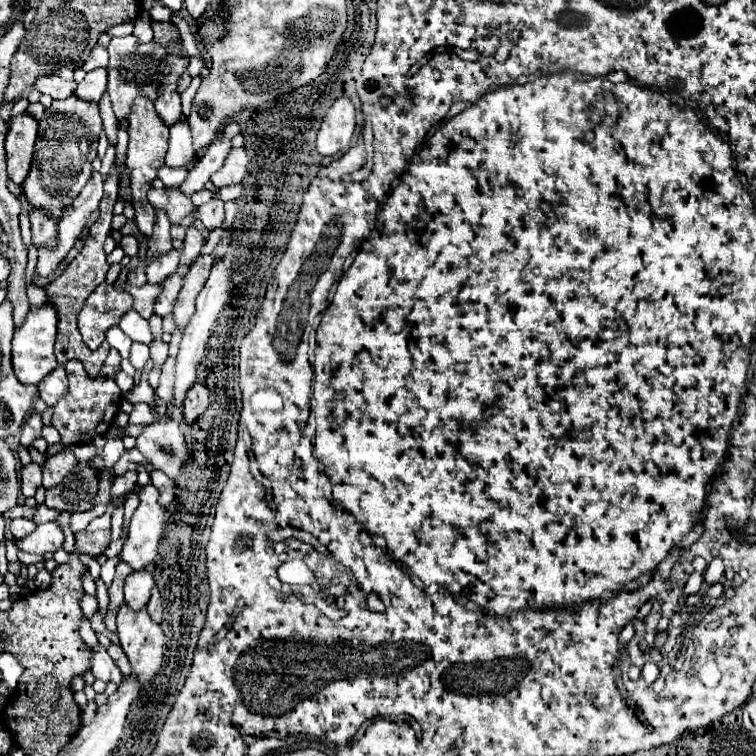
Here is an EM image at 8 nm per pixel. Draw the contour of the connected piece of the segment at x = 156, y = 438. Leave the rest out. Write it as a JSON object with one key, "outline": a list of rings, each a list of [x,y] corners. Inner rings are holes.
{"outline":[[[175,419],[156,420],[143,428],[136,438],[136,448],[143,453],[143,469],[159,469],[167,473],[173,481],[179,479],[185,461],[189,459],[187,441]]]}

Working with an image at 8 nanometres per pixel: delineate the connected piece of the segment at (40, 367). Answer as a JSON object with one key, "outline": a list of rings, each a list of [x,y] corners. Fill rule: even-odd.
{"outline":[[[43,305],[37,311],[29,311],[25,323],[17,327],[13,337],[13,369],[21,383],[39,385],[39,381],[57,367],[57,359],[53,355],[55,333],[57,333],[57,313],[49,305]]]}

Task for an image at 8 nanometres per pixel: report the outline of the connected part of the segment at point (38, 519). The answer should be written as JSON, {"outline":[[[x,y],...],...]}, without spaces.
{"outline":[[[37,504],[37,513],[35,513],[35,523],[47,523],[47,521],[55,521],[57,519],[57,515],[59,515],[59,511],[55,511],[55,509],[47,509],[45,504]]]}

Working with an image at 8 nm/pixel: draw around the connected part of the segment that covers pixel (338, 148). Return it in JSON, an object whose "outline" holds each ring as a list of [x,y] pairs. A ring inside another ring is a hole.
{"outline":[[[337,99],[327,115],[317,135],[317,151],[321,155],[337,155],[349,149],[355,131],[355,105],[351,99]]]}

